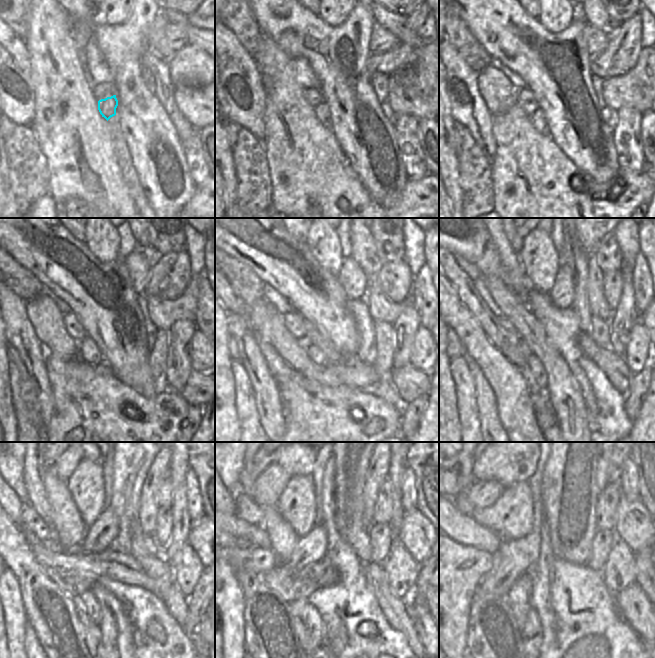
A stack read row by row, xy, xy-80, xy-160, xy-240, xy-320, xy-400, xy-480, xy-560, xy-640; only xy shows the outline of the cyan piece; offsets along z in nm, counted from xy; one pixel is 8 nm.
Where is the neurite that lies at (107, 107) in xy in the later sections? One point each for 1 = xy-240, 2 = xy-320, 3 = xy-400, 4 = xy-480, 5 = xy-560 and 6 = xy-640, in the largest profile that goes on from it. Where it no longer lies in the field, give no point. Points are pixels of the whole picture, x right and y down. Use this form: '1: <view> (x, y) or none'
1: xy-240 (88, 351)
2: xy-320 (316, 356)
3: xy-400 (539, 382)
4: xy-480 (88, 601)
5: xy-560 (312, 619)
6: xy-640 (531, 630)

